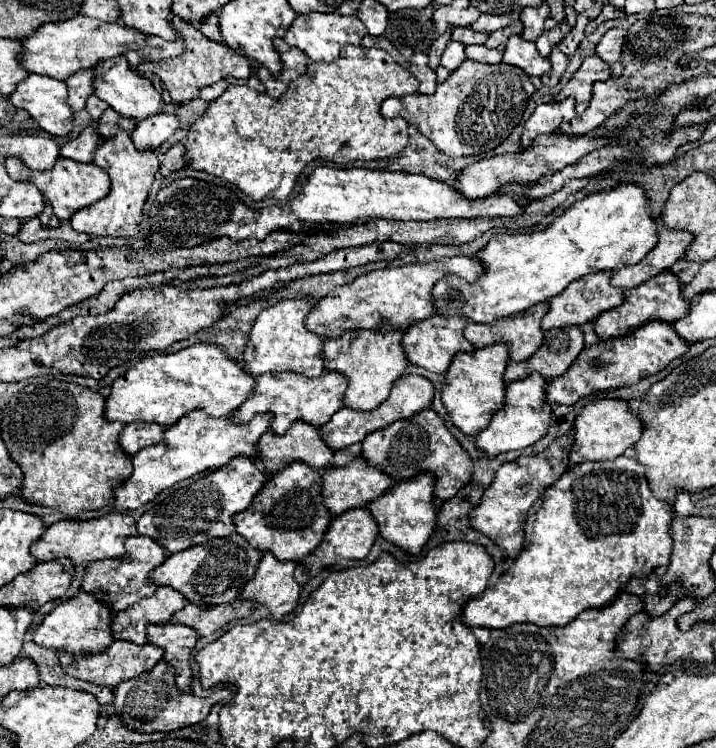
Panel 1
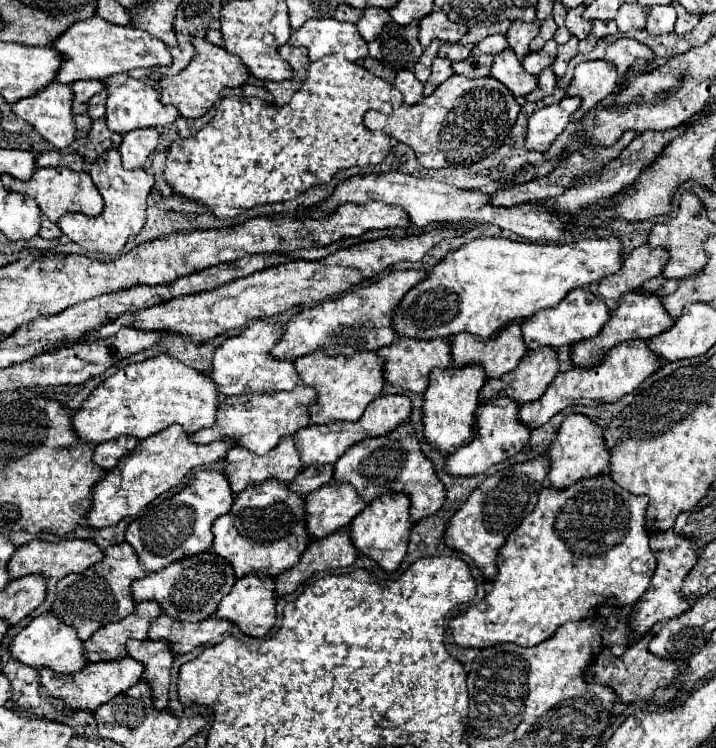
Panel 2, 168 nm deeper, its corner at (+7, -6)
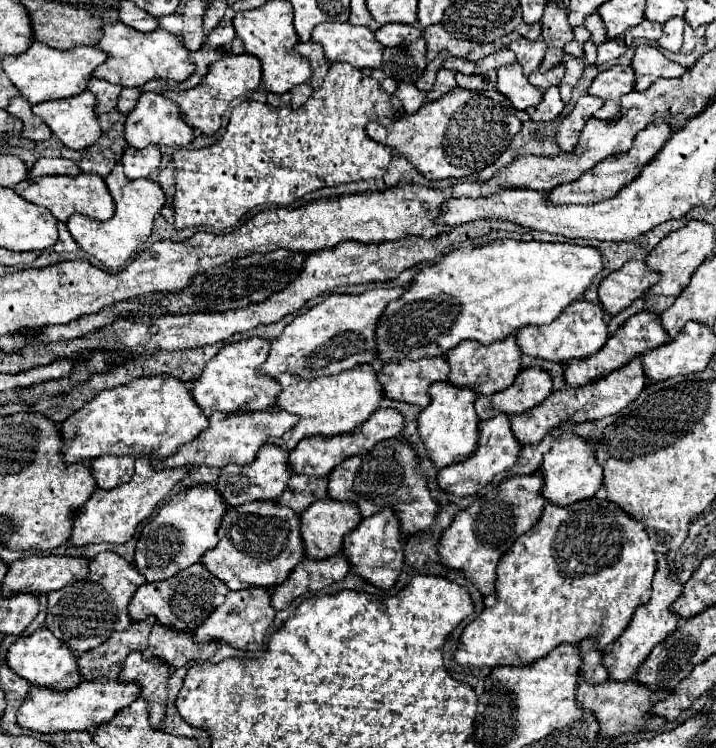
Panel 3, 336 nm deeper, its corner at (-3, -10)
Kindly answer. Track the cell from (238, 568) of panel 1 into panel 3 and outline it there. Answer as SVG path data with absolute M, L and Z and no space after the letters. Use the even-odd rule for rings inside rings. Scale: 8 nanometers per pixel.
M197 562L169 580L139 586L131 600L129 614L133 620L145 620L147 614L153 614L163 626L169 626L177 632L193 632L199 624L203 624L209 618L215 606L223 604L229 592L231 590L223 580L215 578L201 562Z

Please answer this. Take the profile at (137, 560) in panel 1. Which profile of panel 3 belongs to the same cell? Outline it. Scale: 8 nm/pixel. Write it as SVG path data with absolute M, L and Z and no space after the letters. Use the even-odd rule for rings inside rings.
M101 552L89 562L89 576L85 580L49 592L45 628L49 628L57 638L63 638L75 654L83 654L103 644L111 634L123 632L131 626L127 606L135 590L145 582L147 580L143 574L139 574L139 570L135 570L135 566L123 560L119 554Z

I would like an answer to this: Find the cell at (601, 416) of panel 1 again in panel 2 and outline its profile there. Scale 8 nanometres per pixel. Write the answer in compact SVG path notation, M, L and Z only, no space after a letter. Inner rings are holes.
M583 414L565 416L563 424L557 430L555 440L547 450L547 456L549 456L547 480L557 490L569 488L577 484L581 478L591 478L609 472L609 452L605 450L605 442L603 442L603 428L593 424Z

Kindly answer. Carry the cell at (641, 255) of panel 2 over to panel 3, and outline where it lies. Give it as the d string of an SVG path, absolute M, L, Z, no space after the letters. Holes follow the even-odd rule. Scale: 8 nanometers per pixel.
M629 260L625 266L613 274L609 274L599 284L599 300L609 314L619 314L633 300L645 294L655 282L659 282L661 274L649 270L649 266L641 260Z

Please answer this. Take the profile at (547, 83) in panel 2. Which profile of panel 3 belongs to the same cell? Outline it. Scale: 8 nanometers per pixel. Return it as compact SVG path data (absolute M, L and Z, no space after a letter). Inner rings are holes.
M551 86L551 88L545 90L543 102L537 106L539 114L533 114L533 120L537 120L537 122L549 122L549 120L557 118L563 112L563 108L565 108L565 104L563 104L563 100L559 96L559 88Z

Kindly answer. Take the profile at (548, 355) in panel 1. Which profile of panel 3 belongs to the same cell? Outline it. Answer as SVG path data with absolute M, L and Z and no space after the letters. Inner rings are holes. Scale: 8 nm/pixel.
M539 366L523 368L515 382L503 392L495 392L491 396L479 396L475 402L477 416L481 420L489 420L495 414L521 414L539 406L553 392L551 374Z

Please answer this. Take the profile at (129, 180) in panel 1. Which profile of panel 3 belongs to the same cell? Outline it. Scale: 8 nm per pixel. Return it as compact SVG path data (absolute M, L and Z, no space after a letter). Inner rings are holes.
M117 162L111 174L105 178L107 188L115 200L115 216L107 222L89 220L87 216L71 216L67 220L67 228L75 242L91 256L95 256L101 264L105 264L111 270L119 270L127 264L129 258L135 256L135 252L141 250L141 246L151 236L153 220L159 214L159 210L165 204L165 194L161 186L153 180L129 180L123 172L123 164Z

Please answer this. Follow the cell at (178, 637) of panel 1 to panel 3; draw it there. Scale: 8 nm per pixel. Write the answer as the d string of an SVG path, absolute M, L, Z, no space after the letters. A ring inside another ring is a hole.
M133 650L119 674L121 682L137 680L141 684L141 696L149 702L149 722L155 728L161 728L165 722L167 710L167 682L171 670L161 658L145 660L141 652Z

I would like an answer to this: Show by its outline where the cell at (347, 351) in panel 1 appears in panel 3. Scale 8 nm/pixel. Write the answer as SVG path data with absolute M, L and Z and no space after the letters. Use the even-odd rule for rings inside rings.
M361 364L351 370L343 370L337 376L321 376L313 380L305 380L299 374L285 372L279 374L277 380L283 386L283 392L279 394L275 406L301 416L301 422L299 426L295 426L295 430L289 430L283 438L271 440L283 450L293 450L297 442L307 436L337 436L353 432L379 408L379 402L383 400L383 384L377 380L371 364Z

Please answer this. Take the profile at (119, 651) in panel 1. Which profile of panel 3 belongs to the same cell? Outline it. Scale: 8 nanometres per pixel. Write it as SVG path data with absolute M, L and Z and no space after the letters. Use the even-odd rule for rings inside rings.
M95 678L81 682L71 690L53 690L45 686L31 686L29 698L17 712L17 722L23 728L35 732L59 732L59 730L93 730L95 726L109 722L119 710L139 698L141 686L137 682L119 682L109 678Z

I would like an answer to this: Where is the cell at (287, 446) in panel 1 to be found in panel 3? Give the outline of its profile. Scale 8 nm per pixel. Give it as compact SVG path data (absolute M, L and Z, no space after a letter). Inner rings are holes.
M267 444L263 446L263 450L259 450L253 464L225 466L221 470L217 490L227 500L229 506L241 506L253 500L277 500L287 490L287 482L291 476L293 472L289 468L289 450L283 450L281 446L275 446L275 444Z

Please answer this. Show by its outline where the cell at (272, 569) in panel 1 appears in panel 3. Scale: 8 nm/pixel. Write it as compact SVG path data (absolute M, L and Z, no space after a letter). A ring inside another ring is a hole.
M245 588L239 592L229 592L229 598L225 598L223 606L219 606L197 630L195 630L195 642L209 642L209 640L221 640L241 650L261 650L265 634L269 626L273 624L275 610L271 606L271 592L267 588Z

